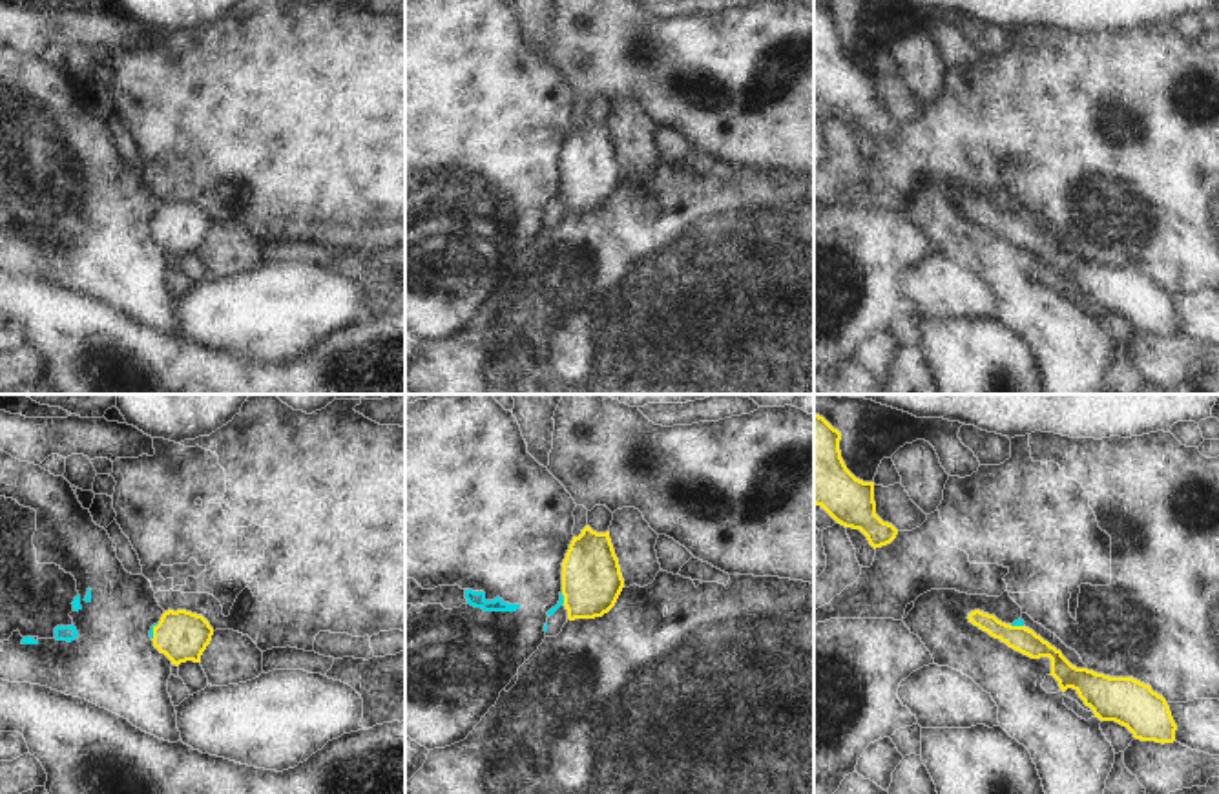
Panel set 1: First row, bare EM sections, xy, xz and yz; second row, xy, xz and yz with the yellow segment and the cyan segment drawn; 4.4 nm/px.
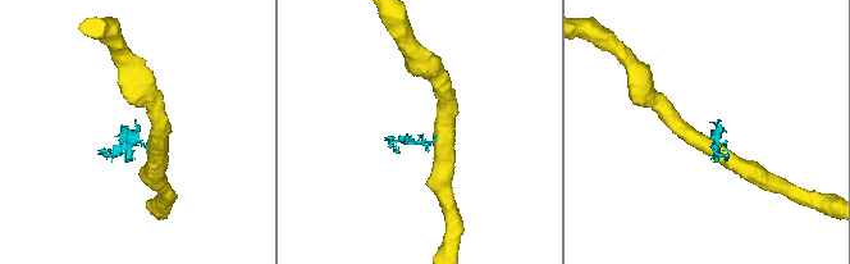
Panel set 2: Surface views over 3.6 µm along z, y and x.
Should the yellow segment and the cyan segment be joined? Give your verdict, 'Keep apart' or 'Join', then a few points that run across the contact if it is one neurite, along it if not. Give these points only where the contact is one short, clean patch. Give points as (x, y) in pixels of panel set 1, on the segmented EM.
Keep apart

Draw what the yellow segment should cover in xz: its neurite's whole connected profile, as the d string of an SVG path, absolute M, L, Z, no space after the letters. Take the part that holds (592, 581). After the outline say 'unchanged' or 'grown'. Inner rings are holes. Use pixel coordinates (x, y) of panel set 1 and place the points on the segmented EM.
M589 526L573 537L562 562L562 595L568 619L595 619L608 613L624 579L615 555L610 531L597 533Z | unchanged

